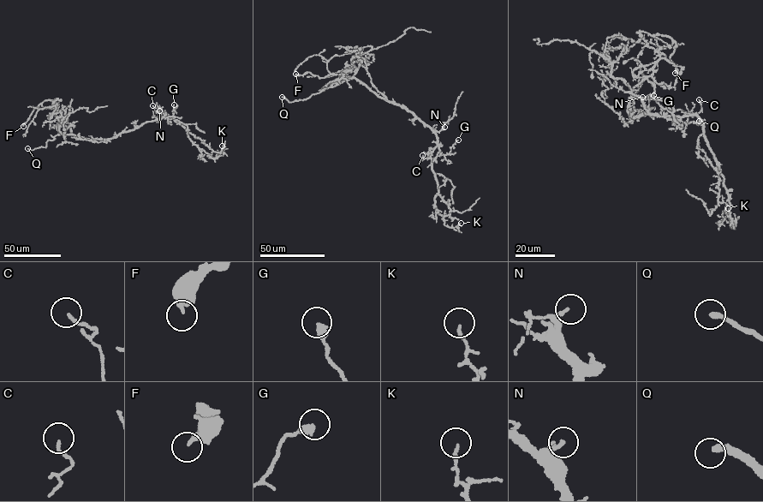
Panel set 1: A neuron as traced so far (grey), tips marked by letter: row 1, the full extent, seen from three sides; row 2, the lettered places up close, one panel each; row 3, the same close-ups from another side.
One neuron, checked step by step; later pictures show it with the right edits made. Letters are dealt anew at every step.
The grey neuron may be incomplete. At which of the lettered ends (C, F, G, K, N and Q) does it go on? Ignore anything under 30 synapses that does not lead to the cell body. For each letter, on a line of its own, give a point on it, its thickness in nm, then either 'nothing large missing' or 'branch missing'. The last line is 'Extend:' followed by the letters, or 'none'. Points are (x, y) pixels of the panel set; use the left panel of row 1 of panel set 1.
C: place (152, 105); calibre 110 nm; nothing large missing
F: place (23, 126); calibre 240 nm; nothing large missing
G: place (174, 104); calibre 320 nm; nothing large missing
K: place (222, 146); calibre 130 nm; nothing large missing
N: place (159, 110); calibre 150 nm; nothing large missing
Q: place (27, 148); calibre 240 nm; branch missing
Extend: Q

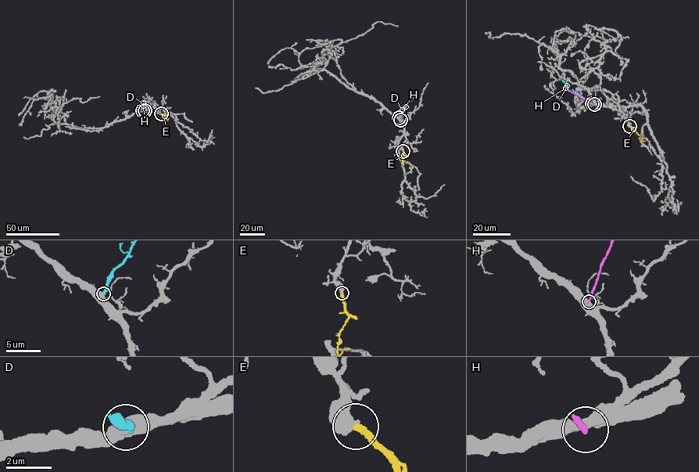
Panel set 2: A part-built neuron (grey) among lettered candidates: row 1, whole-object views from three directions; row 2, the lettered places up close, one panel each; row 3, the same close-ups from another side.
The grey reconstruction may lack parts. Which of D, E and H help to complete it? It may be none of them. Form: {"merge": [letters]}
{"merge": ["E"]}

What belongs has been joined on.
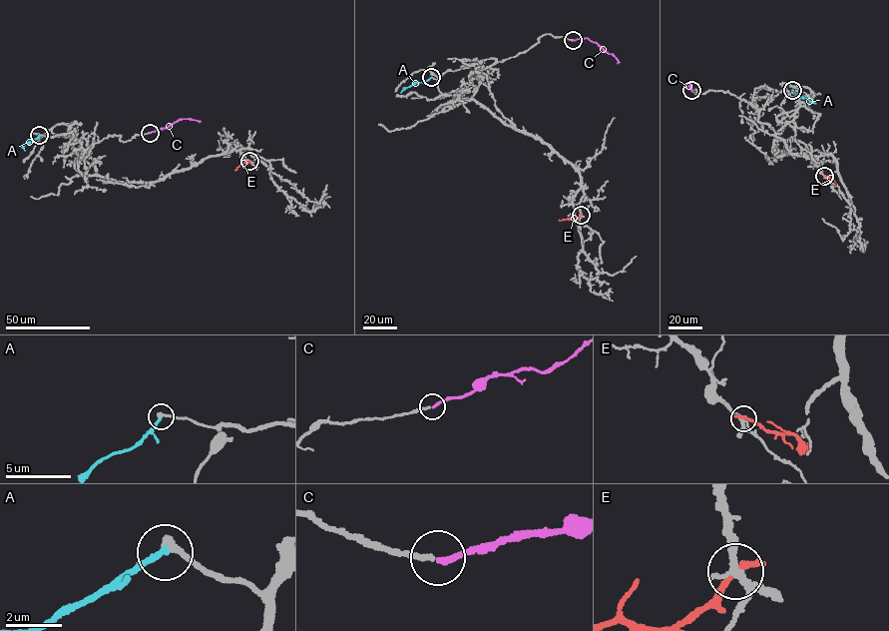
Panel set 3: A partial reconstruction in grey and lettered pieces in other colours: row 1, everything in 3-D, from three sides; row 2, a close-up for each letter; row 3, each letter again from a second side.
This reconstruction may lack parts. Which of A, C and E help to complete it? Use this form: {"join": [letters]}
{"join": ["C"]}

